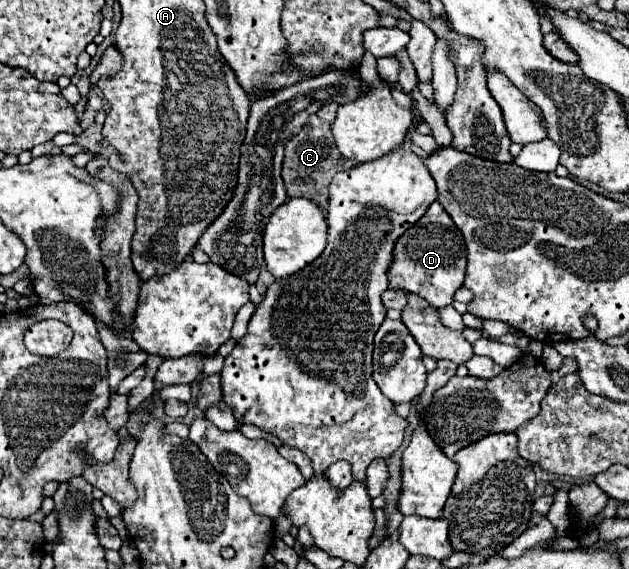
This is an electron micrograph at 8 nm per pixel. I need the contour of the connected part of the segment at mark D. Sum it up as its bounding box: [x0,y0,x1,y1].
[388,202,466,308]

